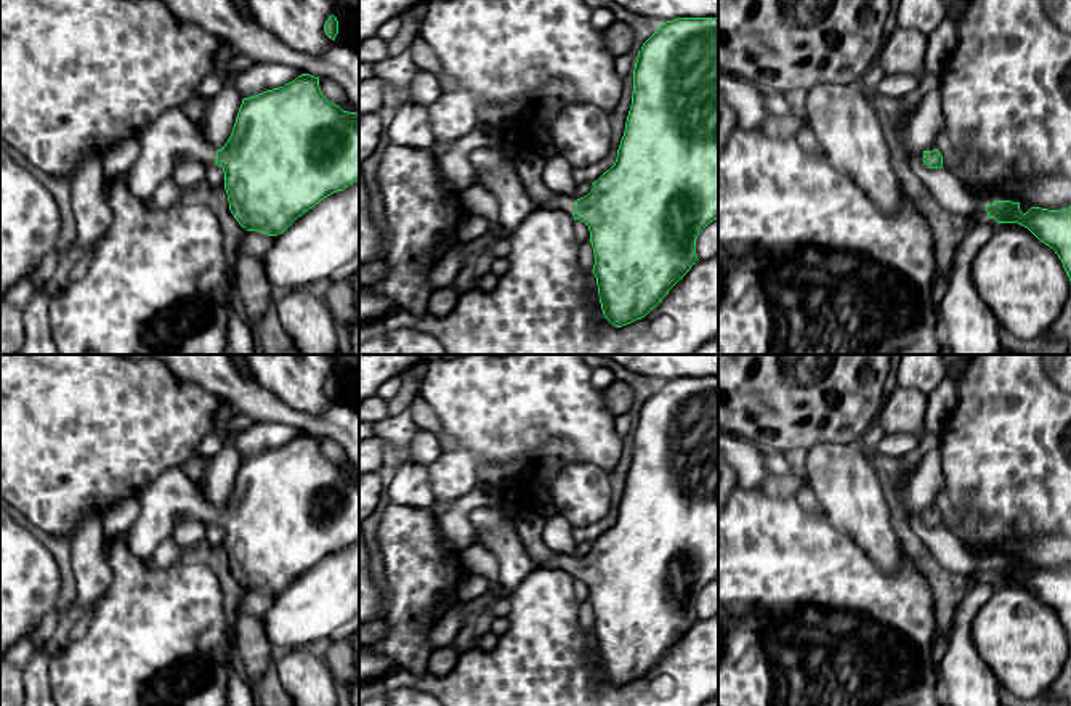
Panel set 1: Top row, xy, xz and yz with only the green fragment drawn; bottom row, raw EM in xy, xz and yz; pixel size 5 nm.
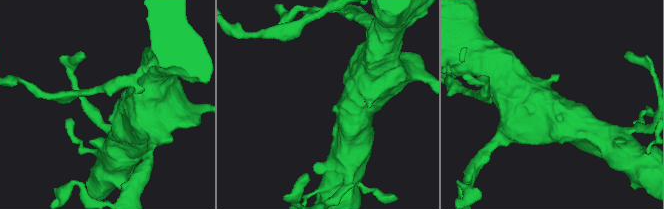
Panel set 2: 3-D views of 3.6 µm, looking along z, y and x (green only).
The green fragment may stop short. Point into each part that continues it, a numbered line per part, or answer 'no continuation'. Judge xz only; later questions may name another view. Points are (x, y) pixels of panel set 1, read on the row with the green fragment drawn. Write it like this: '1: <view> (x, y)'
1: xz (494, 170)

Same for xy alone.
1: xy (170, 135)

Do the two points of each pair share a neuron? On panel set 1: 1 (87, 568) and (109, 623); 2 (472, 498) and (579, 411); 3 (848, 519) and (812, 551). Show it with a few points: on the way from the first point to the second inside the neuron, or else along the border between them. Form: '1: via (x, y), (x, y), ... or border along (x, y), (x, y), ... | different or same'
1: border along (108, 559), (111, 583), (95, 600) | different
2: border along (484, 482), (452, 503) | different
3: border along (821, 512), (866, 552) | different

